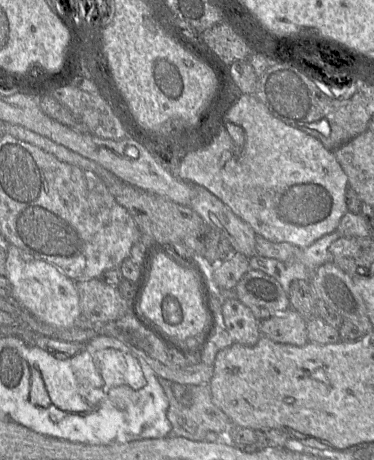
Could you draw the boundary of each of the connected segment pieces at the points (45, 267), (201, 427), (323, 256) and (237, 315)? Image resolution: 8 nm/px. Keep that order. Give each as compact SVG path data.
M8 245L5 263L6 277L12 286L12 297L41 322L57 328L70 327L81 317L80 299L76 283L55 265L33 257L24 261L22 249Z
M165 378L158 380L169 401L167 418L172 430L166 437L205 441L209 432L226 434L230 429L229 417L212 401L209 384L192 386L192 404L185 406L175 398L172 381Z
M337 231L326 234L310 246L299 248L294 252L294 256L286 261L256 255L249 258L249 267L275 278L288 294L293 280L310 281L319 266L331 261L329 246L338 238L340 234Z
M227 299L222 302L223 324L234 343L254 346L262 336L260 321L252 310L239 299Z

